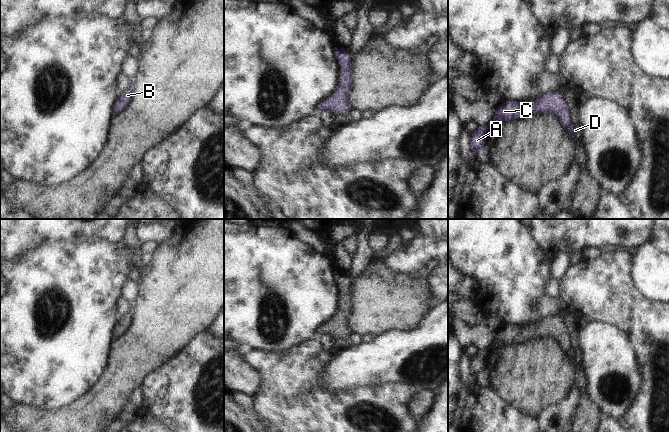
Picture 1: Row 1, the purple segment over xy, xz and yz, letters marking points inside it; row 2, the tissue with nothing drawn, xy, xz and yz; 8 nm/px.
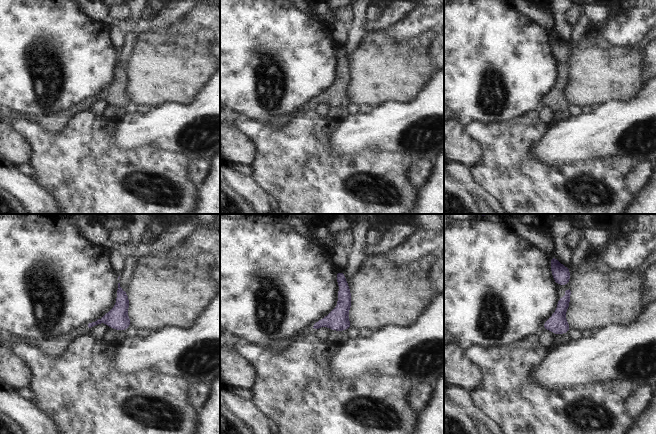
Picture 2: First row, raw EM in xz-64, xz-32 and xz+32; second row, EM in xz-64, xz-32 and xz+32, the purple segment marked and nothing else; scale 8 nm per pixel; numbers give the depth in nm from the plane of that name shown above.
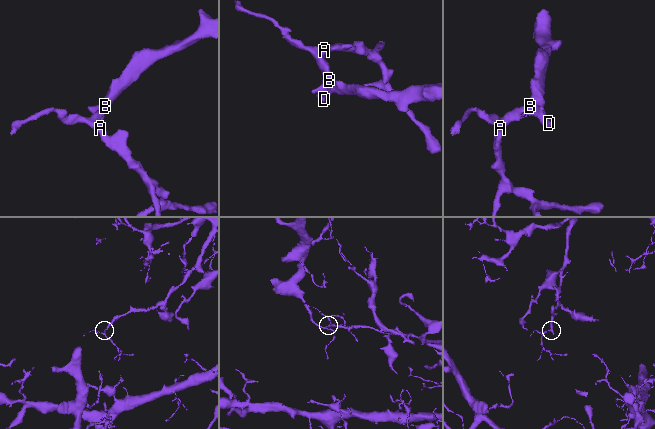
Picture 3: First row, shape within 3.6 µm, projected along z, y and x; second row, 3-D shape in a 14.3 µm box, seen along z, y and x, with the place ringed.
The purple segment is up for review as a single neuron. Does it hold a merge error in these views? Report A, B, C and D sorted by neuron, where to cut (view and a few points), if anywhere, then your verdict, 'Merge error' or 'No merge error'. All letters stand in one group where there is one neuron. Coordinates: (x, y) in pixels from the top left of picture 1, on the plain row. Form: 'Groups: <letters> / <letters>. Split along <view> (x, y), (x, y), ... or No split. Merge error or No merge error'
Groups: A B C D. No split. No merge error.

